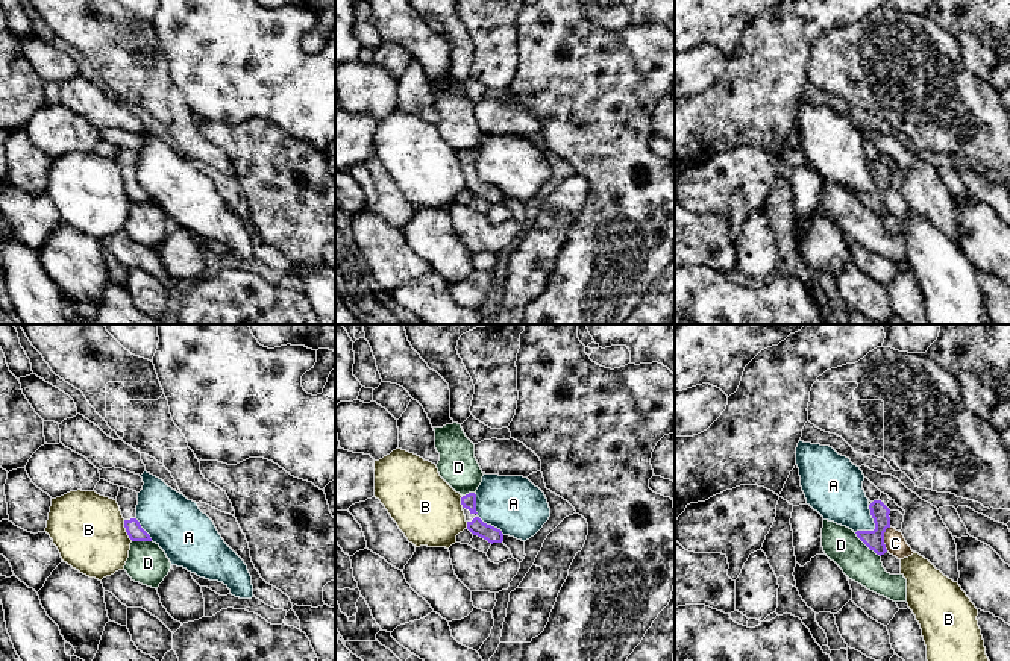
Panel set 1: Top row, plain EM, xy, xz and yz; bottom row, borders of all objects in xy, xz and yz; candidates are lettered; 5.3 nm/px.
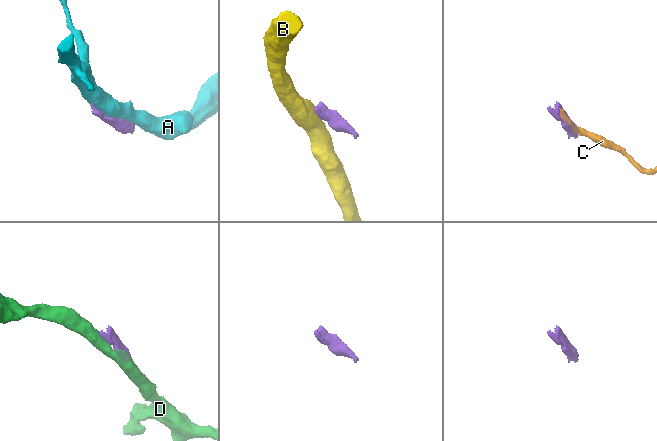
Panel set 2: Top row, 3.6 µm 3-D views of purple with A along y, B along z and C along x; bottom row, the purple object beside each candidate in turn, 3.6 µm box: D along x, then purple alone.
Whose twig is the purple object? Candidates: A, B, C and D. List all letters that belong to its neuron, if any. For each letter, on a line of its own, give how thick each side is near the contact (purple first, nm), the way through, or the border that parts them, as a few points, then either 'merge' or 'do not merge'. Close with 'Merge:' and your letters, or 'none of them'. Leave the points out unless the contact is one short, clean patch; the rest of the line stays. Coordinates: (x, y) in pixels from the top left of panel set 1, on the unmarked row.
A: calibres 100 and 260 nm; do not merge
B: calibres 90 and 380 nm; border xy (123, 181), (125, 191), (132, 200); do not merge
C: calibres 100 and 110 nm; do not merge
D: calibres 100 and 190 nm; do not merge
Merge: none of them

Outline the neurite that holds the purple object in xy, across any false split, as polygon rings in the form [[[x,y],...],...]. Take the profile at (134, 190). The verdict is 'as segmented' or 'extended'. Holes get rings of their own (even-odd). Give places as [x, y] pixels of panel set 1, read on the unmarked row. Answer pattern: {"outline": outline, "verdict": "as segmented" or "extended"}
{"outline": [[[120,147],[117,164],[124,179],[124,188],[132,202],[152,202],[150,196],[141,188],[136,180],[138,153],[124,147]]], "verdict": "extended"}

